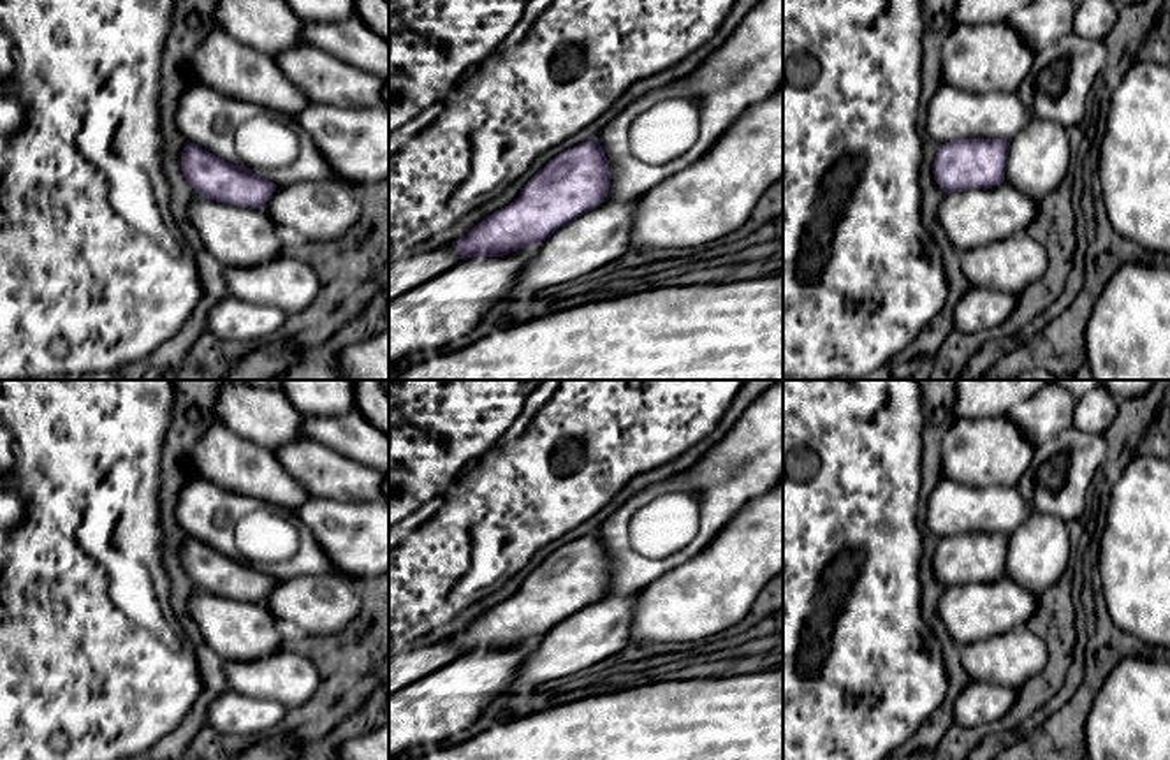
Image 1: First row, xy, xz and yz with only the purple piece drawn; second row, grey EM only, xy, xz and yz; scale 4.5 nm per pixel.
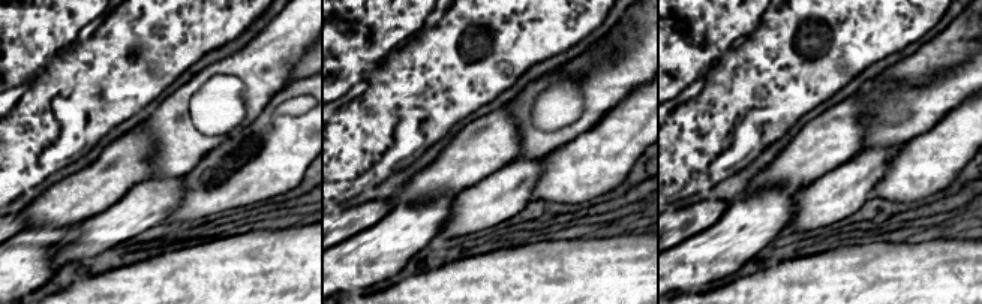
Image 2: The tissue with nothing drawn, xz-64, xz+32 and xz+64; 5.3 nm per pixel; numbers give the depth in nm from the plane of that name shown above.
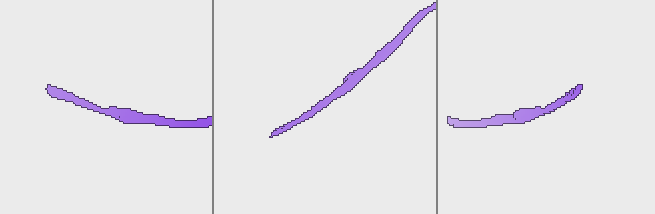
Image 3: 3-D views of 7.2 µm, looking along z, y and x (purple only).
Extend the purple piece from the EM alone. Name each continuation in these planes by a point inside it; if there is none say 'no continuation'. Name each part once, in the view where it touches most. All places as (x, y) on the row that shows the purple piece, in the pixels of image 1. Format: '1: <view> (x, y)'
no continuation

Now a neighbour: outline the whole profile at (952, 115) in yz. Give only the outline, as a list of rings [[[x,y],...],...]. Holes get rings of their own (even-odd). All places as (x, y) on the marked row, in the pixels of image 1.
[[[941,83],[927,109],[927,134],[938,144],[961,139],[1010,141],[1031,120],[1017,91],[971,93]]]

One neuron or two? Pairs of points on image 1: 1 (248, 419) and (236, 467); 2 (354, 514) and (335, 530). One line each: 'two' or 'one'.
1: two
2: one

